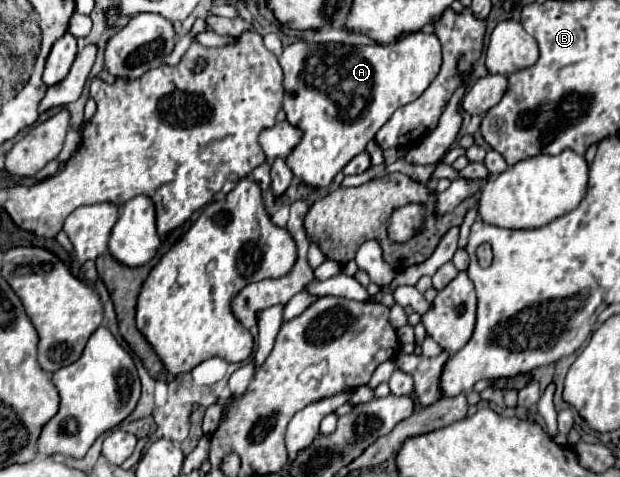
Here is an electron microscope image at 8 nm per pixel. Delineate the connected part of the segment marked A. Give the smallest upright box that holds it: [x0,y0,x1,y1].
[278,32,442,186]

